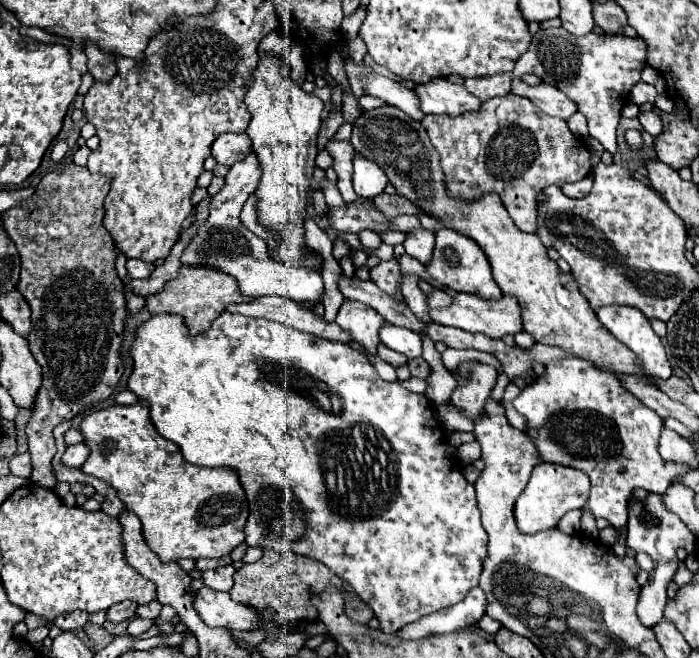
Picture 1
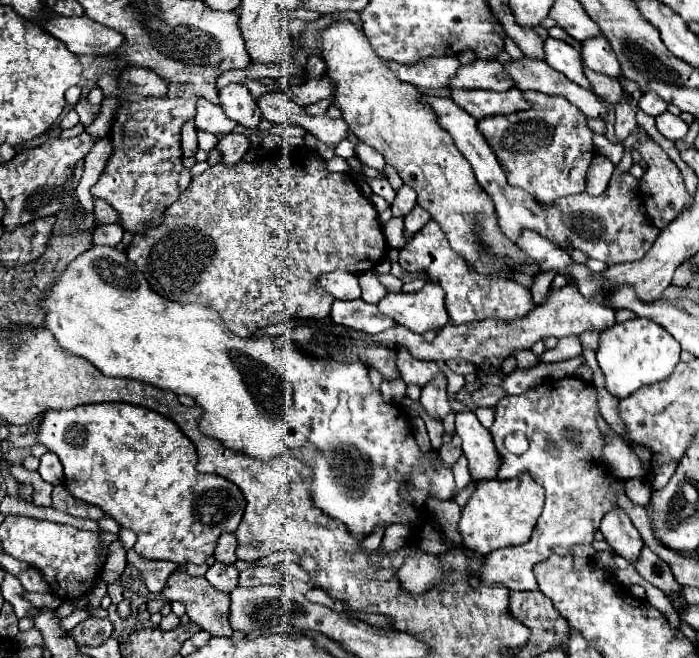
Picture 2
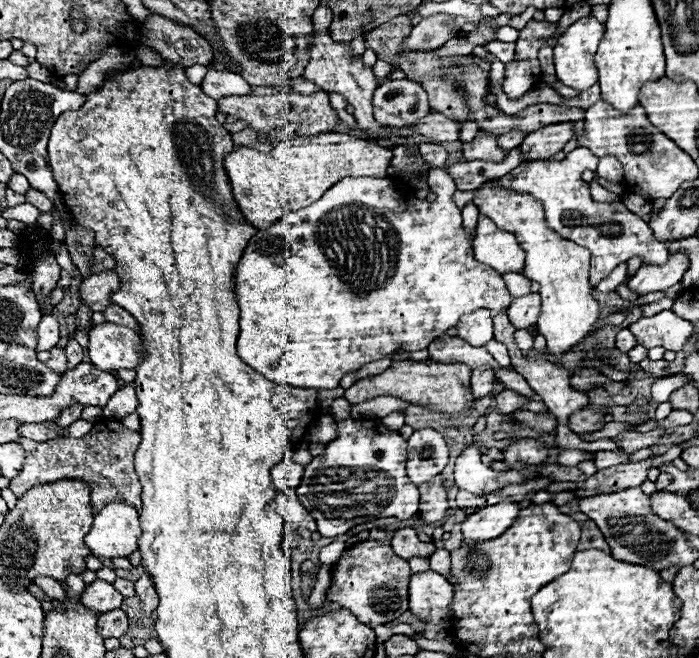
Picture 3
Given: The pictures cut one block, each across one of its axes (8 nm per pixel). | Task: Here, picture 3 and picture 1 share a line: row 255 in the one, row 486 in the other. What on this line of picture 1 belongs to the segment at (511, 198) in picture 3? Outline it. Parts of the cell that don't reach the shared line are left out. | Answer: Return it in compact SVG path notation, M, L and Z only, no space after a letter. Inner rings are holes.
M540 462L534 468L528 486L518 496L516 506L514 506L514 518L516 518L518 530L524 532L524 534L536 534L536 532L542 532L542 530L556 528L558 520L566 512L576 510L584 504L584 500L588 498L588 490L590 490L590 482L588 482L588 476L584 472L564 468L560 464Z

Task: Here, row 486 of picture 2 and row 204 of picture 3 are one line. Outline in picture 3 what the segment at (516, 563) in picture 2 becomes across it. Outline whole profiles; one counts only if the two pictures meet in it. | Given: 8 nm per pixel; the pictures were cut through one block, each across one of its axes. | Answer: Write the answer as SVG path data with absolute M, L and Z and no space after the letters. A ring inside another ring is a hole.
M584 146L570 152L564 160L540 160L540 162L522 162L510 174L502 176L498 184L508 190L526 192L544 202L544 214L548 226L556 230L562 238L576 242L592 252L592 268L590 268L590 284L596 288L618 264L630 260L632 256L642 256L646 264L664 264L668 258L668 248L664 242L652 240L652 230L648 224L632 214L622 202L604 204L596 202L590 196L588 182L582 180L582 172L586 168L596 168L598 158Z

